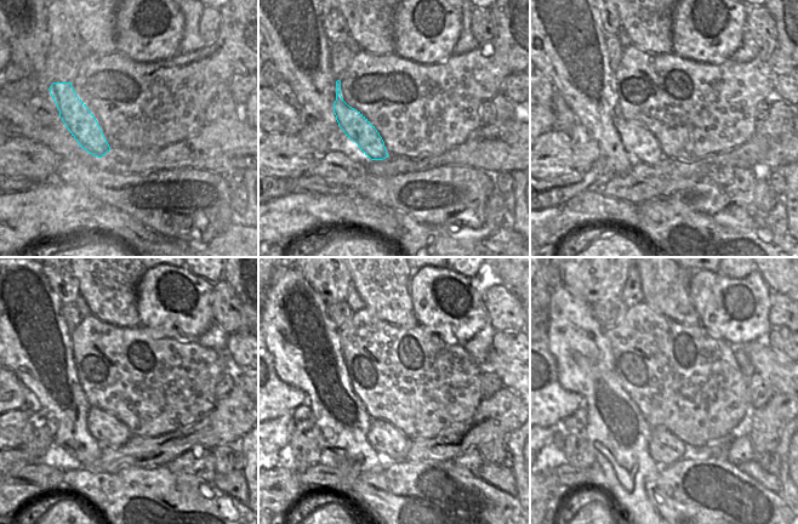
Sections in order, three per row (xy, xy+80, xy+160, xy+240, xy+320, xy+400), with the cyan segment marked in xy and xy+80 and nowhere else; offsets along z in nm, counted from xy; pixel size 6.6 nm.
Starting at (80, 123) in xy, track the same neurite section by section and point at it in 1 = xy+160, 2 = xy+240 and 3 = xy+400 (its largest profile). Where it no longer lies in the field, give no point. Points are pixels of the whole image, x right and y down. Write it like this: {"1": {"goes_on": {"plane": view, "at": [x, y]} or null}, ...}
{"1": {"goes_on": {"plane": "xy+160", "at": [640, 147]}}, "2": {"goes_on": {"plane": "xy+240", "at": [106, 428]}}, "3": {"goes_on": {"plane": "xy+400", "at": [665, 448]}}}

